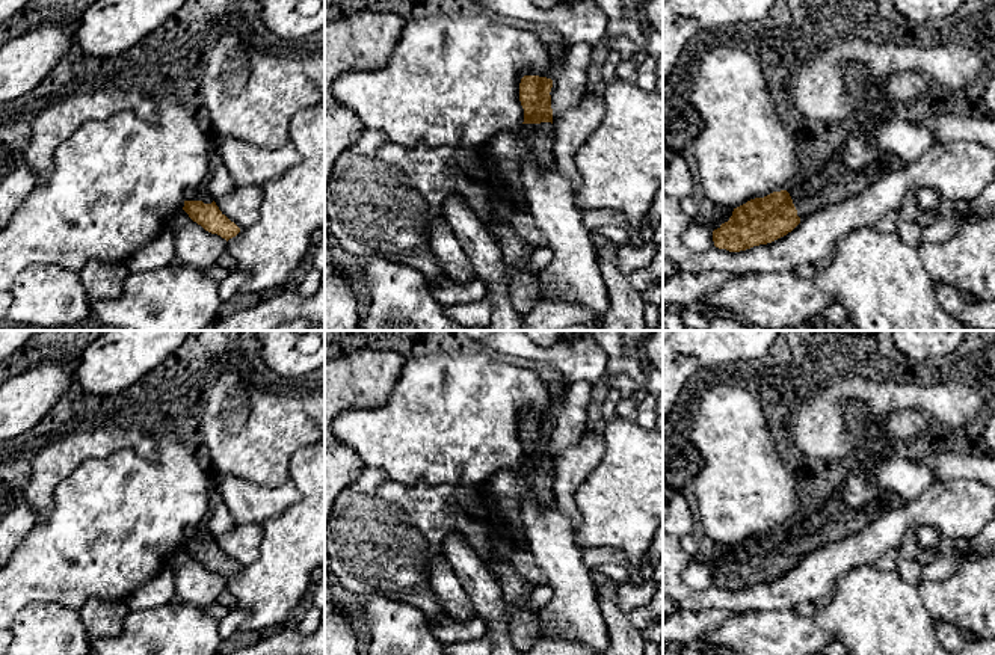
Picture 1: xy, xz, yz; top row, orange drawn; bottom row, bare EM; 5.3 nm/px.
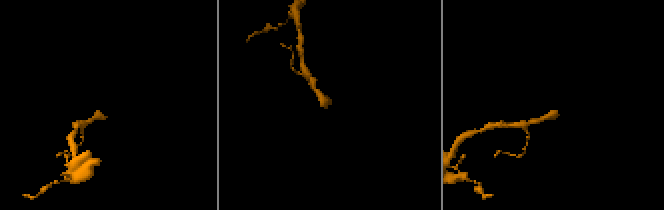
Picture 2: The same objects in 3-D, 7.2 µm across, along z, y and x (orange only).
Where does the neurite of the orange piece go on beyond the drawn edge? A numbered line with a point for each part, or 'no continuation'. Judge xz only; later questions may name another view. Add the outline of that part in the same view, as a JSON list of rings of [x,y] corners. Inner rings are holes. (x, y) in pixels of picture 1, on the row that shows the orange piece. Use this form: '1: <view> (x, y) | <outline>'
1: xz (539, 138) | [[[551,122],[522,124],[525,154],[533,155],[545,171],[556,169],[554,158],[554,125]]]

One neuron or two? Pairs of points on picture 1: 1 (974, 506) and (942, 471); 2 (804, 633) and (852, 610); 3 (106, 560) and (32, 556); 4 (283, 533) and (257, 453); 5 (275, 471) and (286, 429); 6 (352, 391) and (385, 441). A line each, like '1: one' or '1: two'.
1: two
2: two
3: one
4: two
5: one
6: two

